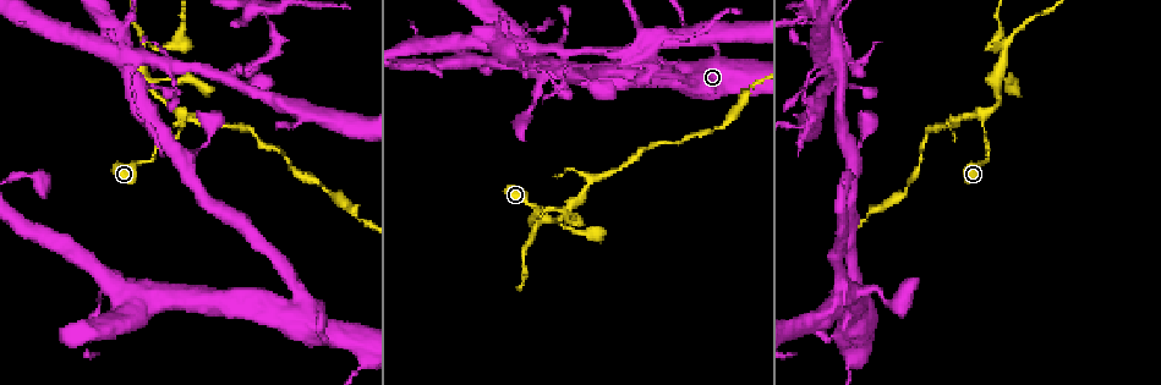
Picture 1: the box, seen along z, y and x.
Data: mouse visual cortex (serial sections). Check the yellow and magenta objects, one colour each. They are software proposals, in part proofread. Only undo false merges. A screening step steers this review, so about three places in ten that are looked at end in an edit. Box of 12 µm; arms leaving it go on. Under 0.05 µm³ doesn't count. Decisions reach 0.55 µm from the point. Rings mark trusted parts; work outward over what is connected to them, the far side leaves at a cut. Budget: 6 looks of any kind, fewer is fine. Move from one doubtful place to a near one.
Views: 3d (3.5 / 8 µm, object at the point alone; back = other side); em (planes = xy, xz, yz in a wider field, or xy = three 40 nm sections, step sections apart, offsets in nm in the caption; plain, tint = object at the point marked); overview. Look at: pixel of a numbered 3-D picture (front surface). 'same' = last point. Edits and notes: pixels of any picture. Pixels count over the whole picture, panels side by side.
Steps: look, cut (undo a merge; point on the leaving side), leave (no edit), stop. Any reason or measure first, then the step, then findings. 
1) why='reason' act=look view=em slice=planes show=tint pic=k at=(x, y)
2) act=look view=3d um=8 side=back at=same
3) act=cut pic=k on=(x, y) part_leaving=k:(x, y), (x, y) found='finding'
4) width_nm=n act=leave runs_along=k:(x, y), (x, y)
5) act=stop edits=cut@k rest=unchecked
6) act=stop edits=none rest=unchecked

why='three-way junction' act=look view=3d um=3.5 side=back pic=1 at=(983, 119)

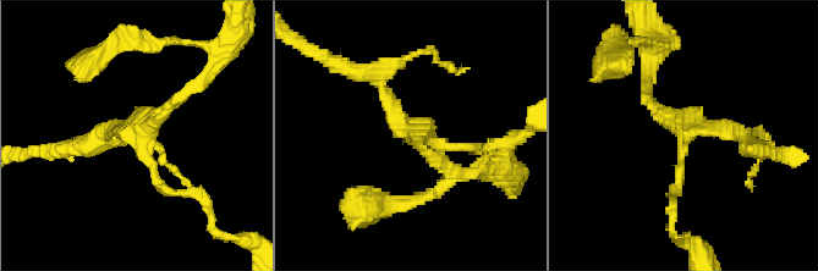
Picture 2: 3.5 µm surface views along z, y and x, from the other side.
arms=3 arm_widths_nm=100,150,200 act=look view=em slice=xy step=5 show=tint pic=2 at=(415, 139)

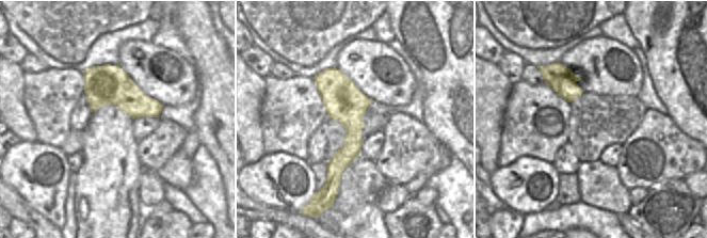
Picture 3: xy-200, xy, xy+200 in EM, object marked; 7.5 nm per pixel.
act=look view=em slice=xy step=3 show=tint at=same

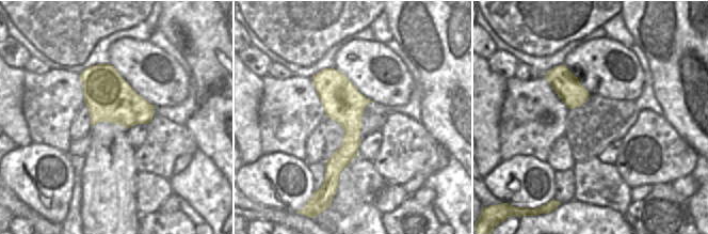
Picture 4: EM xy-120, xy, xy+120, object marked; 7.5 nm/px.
width_nm=300 act=leave runs_along=4:(332, 71), (350, 145), (328, 186) found='one cell here'

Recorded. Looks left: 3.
why='three arms meet' act=look view=3d um=3.5 side=back pic=1 at=(140, 108)

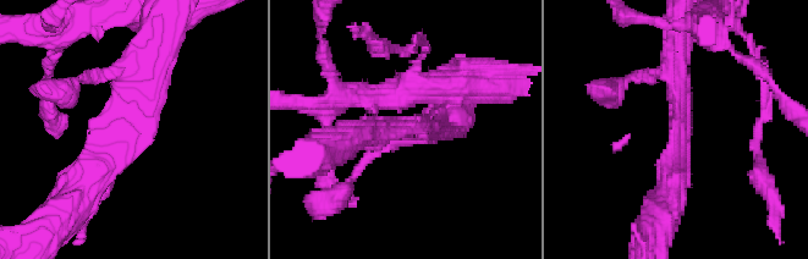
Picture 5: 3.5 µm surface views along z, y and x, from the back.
arms=3 arm_widths_nm=250,300,450 act=look view=em slice=planes show=tint pic=5 at=(128, 127)

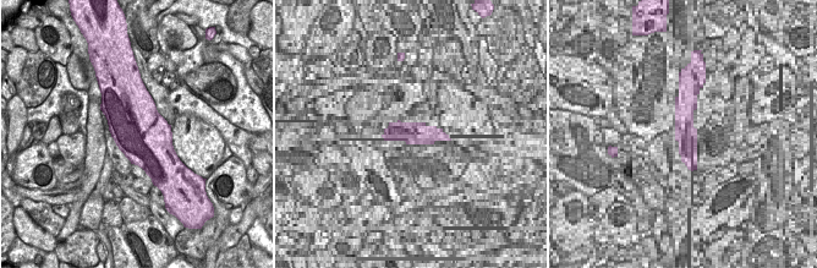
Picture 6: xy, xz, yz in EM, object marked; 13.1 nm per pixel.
act=look view=em slice=xy step=2 show=tint at=same

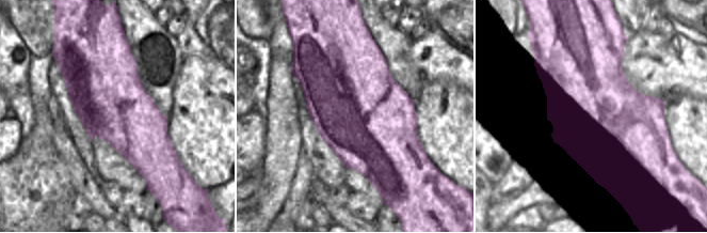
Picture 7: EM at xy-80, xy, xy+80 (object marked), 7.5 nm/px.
width_nm=700 act=leave runs_along=5:(77, 194), (144, 108), (152, 51) found='continuous, no second cell'

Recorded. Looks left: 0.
act=stop edits=none rest=unchecked

